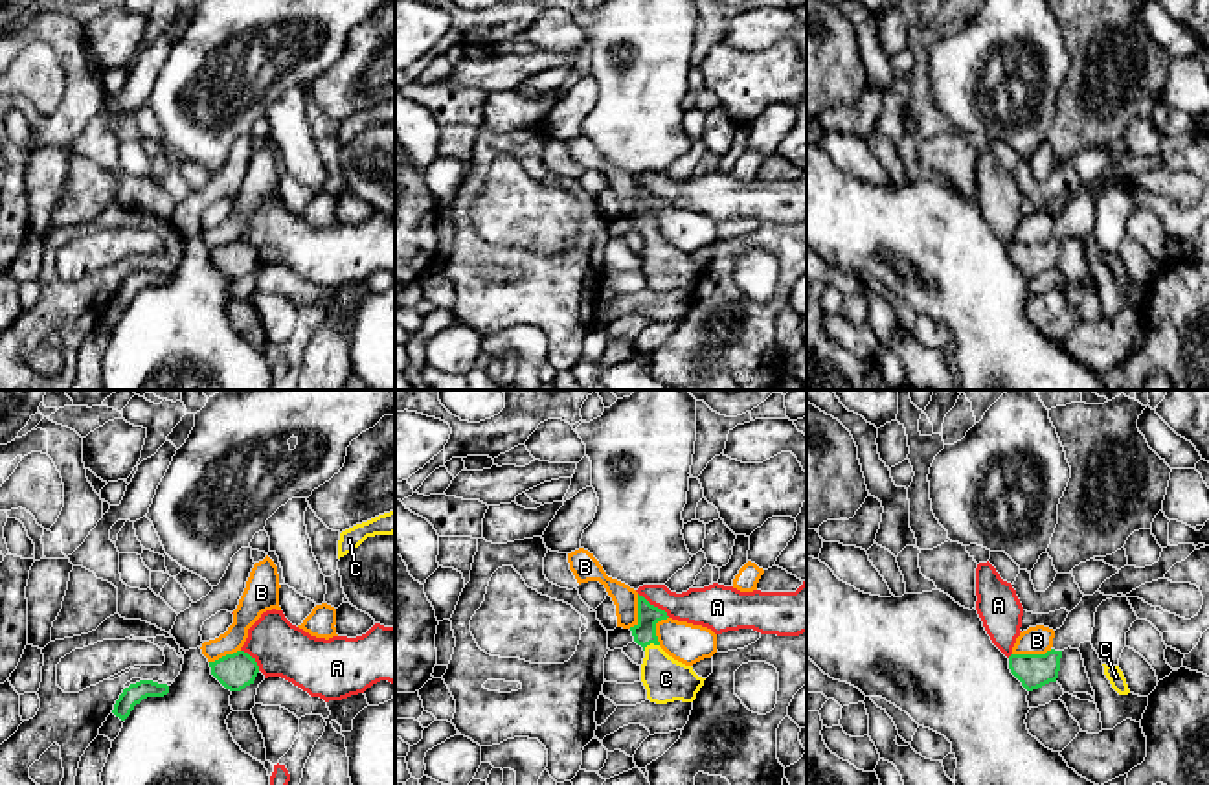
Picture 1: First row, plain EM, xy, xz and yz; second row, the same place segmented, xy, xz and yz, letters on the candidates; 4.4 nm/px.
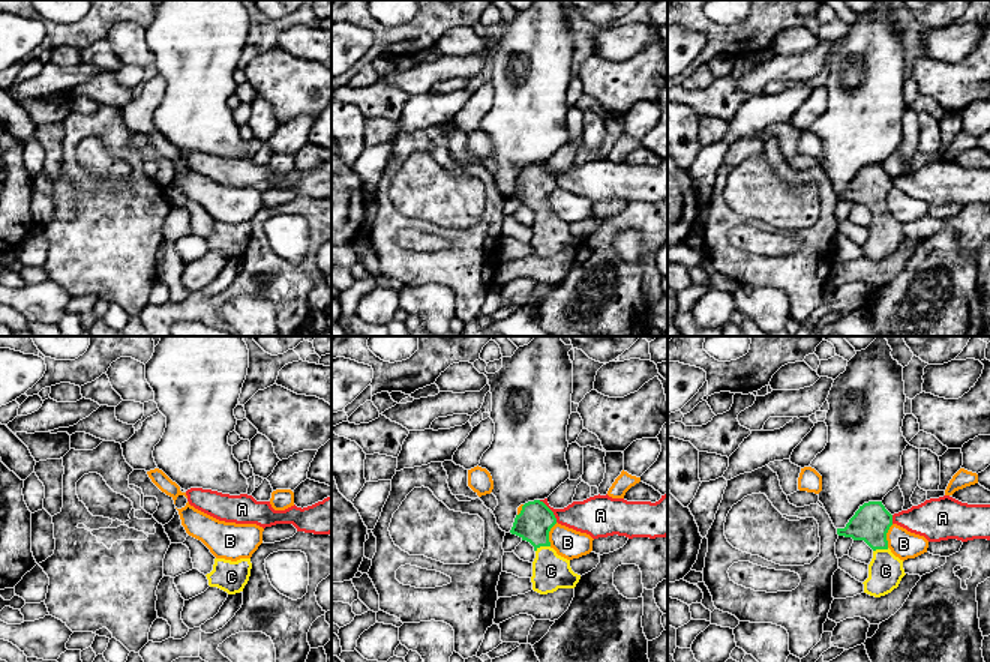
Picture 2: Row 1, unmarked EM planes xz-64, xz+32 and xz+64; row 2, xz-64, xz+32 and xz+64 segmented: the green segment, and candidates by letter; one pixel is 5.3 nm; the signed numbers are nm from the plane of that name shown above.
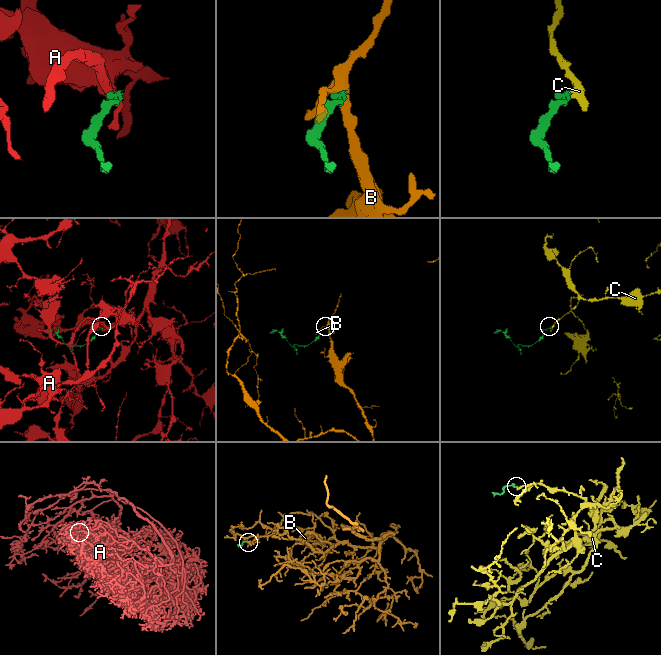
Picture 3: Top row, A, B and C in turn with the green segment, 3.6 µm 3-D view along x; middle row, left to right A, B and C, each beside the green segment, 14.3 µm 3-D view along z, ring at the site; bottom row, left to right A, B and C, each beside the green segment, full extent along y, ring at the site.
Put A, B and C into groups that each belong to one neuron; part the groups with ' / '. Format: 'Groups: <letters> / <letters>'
Groups: A / B / C

